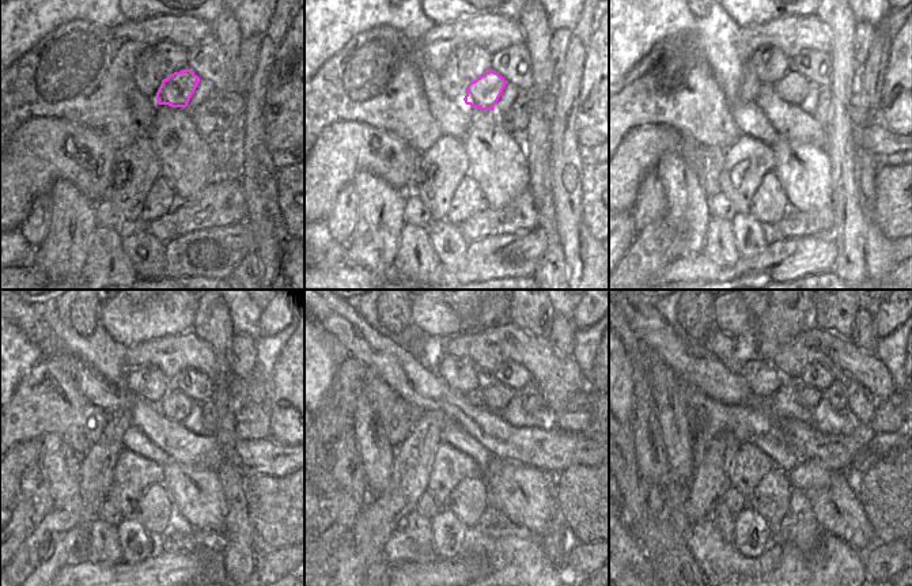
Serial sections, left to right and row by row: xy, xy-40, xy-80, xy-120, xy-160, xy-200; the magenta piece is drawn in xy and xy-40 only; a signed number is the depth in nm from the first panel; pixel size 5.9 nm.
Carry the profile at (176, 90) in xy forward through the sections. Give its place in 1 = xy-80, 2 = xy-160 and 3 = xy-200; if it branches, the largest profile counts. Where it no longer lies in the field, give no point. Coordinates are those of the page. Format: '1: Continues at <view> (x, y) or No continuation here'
1: Continues at xy-80 (793, 89)
2: Continues at xy-160 (494, 396)
3: Continues at xy-200 (809, 397)

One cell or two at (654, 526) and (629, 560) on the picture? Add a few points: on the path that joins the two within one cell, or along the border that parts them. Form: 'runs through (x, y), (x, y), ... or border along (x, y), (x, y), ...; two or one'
border along (635, 539), (654, 571); two

